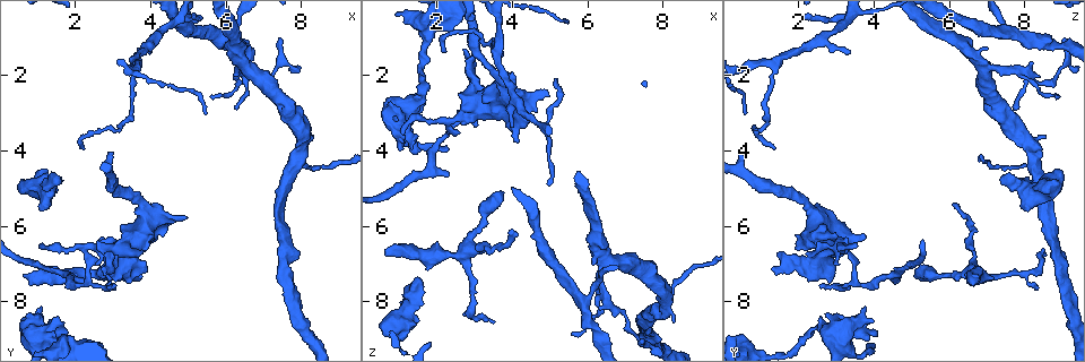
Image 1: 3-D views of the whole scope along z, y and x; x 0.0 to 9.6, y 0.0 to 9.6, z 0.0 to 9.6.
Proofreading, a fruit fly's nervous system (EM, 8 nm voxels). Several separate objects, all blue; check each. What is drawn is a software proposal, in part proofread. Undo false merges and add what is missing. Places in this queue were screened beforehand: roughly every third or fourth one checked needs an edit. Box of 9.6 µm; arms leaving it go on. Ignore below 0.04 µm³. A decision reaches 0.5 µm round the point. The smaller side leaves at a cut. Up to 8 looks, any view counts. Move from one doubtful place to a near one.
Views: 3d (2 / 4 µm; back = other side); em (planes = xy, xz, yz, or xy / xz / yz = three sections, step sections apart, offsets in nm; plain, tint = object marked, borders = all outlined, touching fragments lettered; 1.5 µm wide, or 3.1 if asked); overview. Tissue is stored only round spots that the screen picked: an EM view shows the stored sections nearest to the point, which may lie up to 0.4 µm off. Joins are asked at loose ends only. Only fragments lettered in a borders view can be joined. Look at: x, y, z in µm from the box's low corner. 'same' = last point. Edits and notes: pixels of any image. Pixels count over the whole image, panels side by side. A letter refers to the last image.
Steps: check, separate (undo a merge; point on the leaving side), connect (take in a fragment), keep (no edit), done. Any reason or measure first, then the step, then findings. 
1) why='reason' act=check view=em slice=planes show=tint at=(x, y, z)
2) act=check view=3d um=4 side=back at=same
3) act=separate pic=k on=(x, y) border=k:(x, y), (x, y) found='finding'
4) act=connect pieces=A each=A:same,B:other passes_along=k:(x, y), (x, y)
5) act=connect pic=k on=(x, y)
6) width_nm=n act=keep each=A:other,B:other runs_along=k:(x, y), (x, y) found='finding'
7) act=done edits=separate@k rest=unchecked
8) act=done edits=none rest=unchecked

why='free end' act=check view=em slice=planes show=borders at=(1.15, 5.55, 8.00)

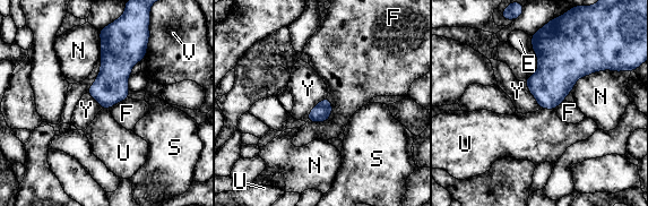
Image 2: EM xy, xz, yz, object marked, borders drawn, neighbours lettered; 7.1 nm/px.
longest_contact=N:340nm act=connect pieces=U each=E:other,F:other,N:other,S:other,U:same,V:other,Y:other passes_along=2:(556, 74), (547, 108), (542, 136) found='the neuron continues'

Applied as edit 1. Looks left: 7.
act=check view=overview

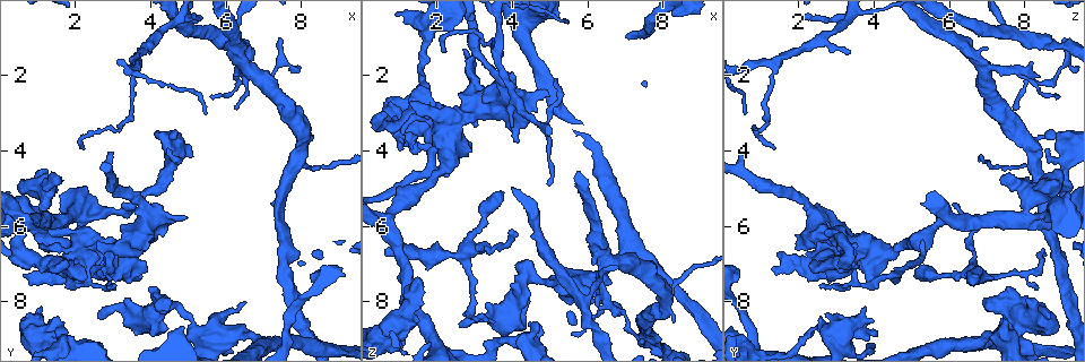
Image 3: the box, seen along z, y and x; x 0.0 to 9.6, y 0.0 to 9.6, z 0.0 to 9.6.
why='thick end' act=check view=3d um=2 at=(0.65, 7.35, 6.80)

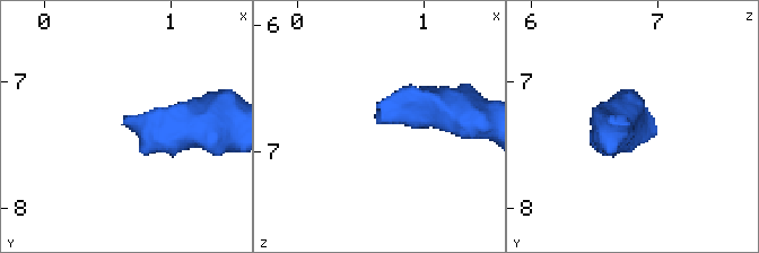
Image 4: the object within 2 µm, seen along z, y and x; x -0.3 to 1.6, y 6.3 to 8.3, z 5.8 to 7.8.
why='shape alone is not enough' act=check view=em um=3.1 slice=yz step=8 show=tint at=(0.66, 7.38, 6.76)

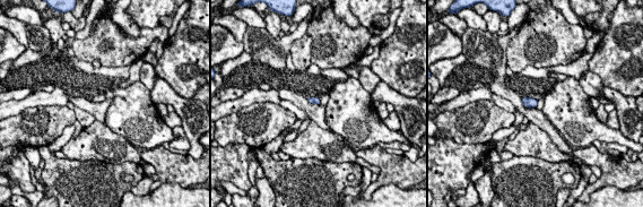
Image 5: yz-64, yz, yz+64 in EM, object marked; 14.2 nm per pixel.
act=check view=em um=3.1 slice=xz step=16 show=borders at=same

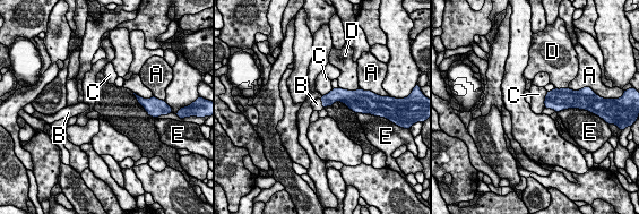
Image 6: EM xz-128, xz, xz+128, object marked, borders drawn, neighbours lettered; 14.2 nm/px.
longest_contact=E:320nm act=connect pieces=B each=A:other,B:same,C:other,D:other,E:other found='it goes on there'

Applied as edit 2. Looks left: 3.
act=check view=overview

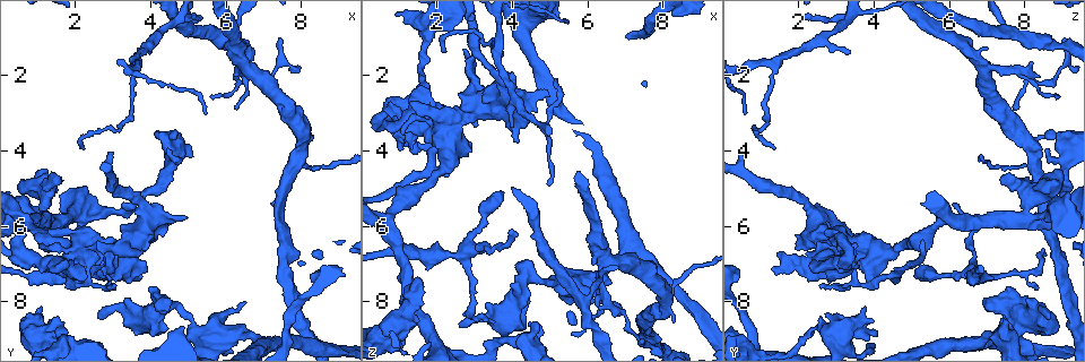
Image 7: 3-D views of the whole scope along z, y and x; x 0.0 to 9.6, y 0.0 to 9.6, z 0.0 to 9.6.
why='free end' act=check view=em slice=planes show=borders at=(3.70, 7.25, 5.00)

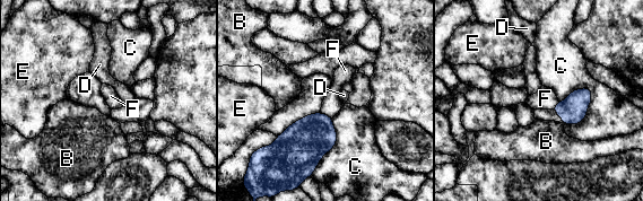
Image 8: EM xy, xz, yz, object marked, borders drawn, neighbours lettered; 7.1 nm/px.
act=keep each=B:other,C:other,D:other,E:other,F:other border=8:(320, 112), (332, 118) found='none of them fits'

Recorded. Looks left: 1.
act=done edits=connect@2,connect@6 rest=unchecked

